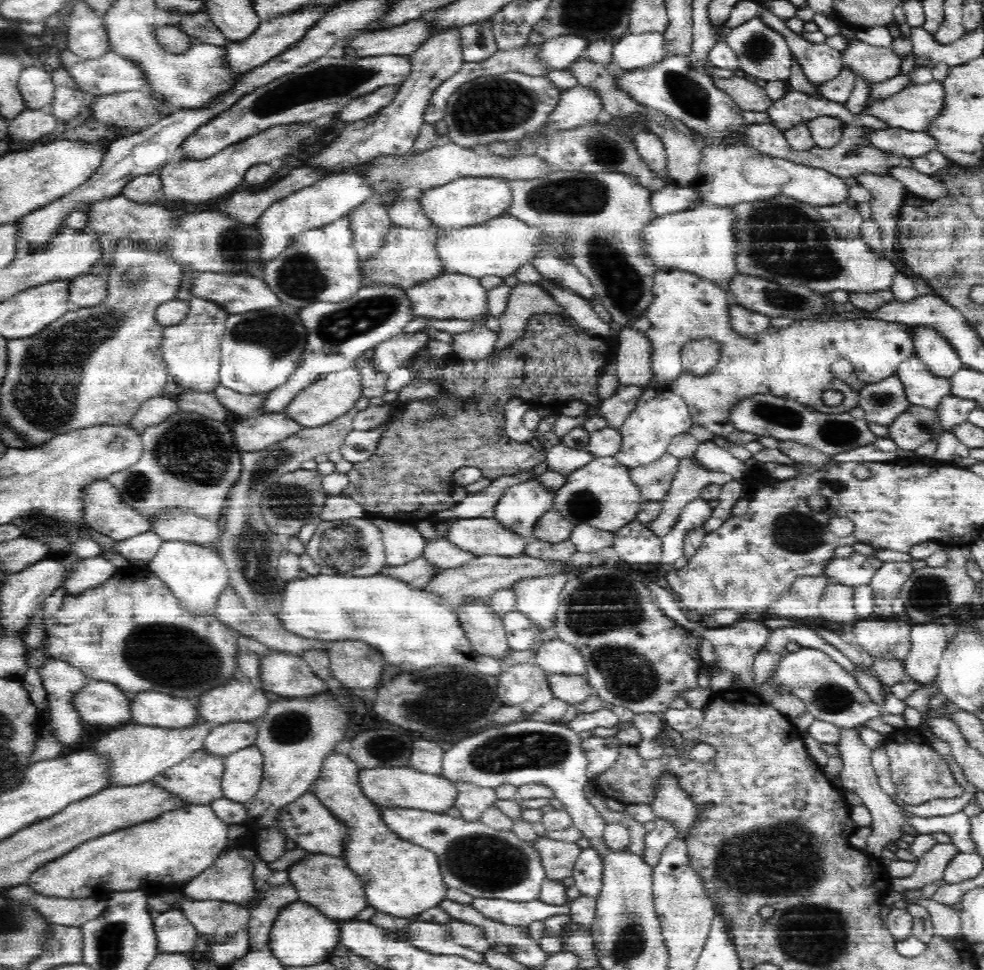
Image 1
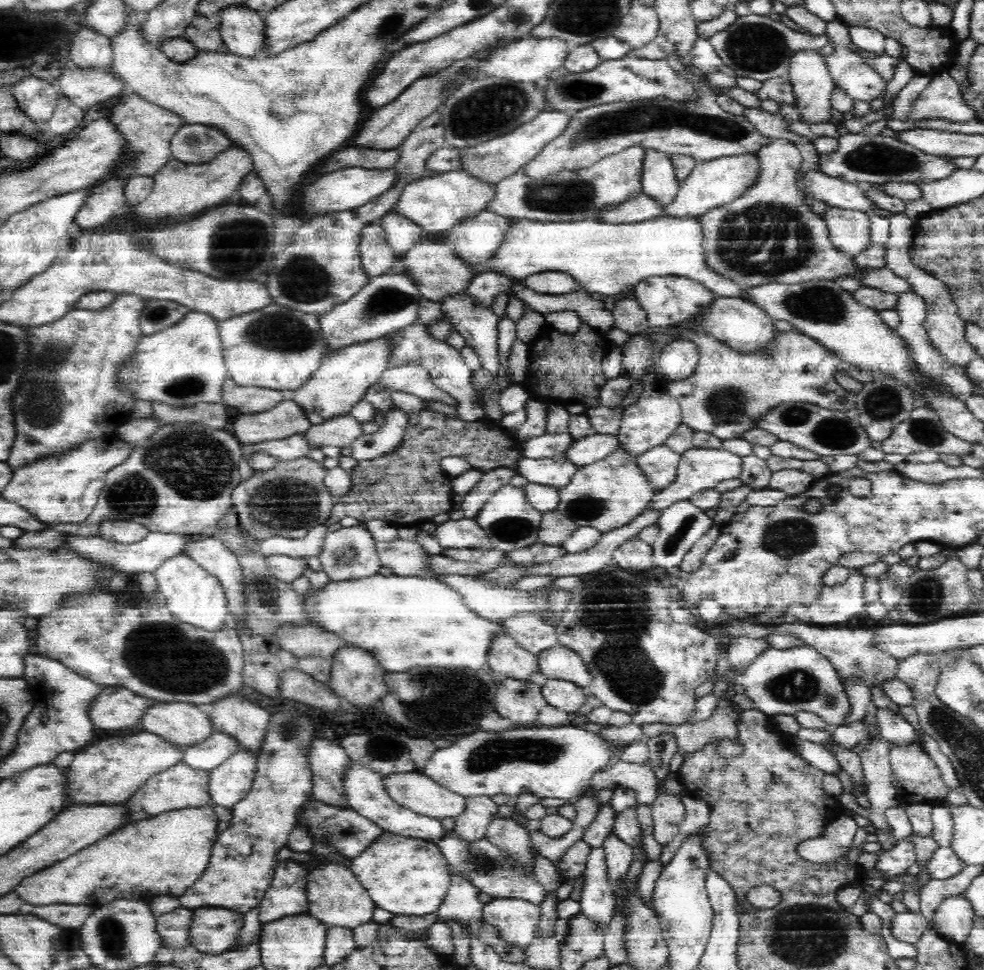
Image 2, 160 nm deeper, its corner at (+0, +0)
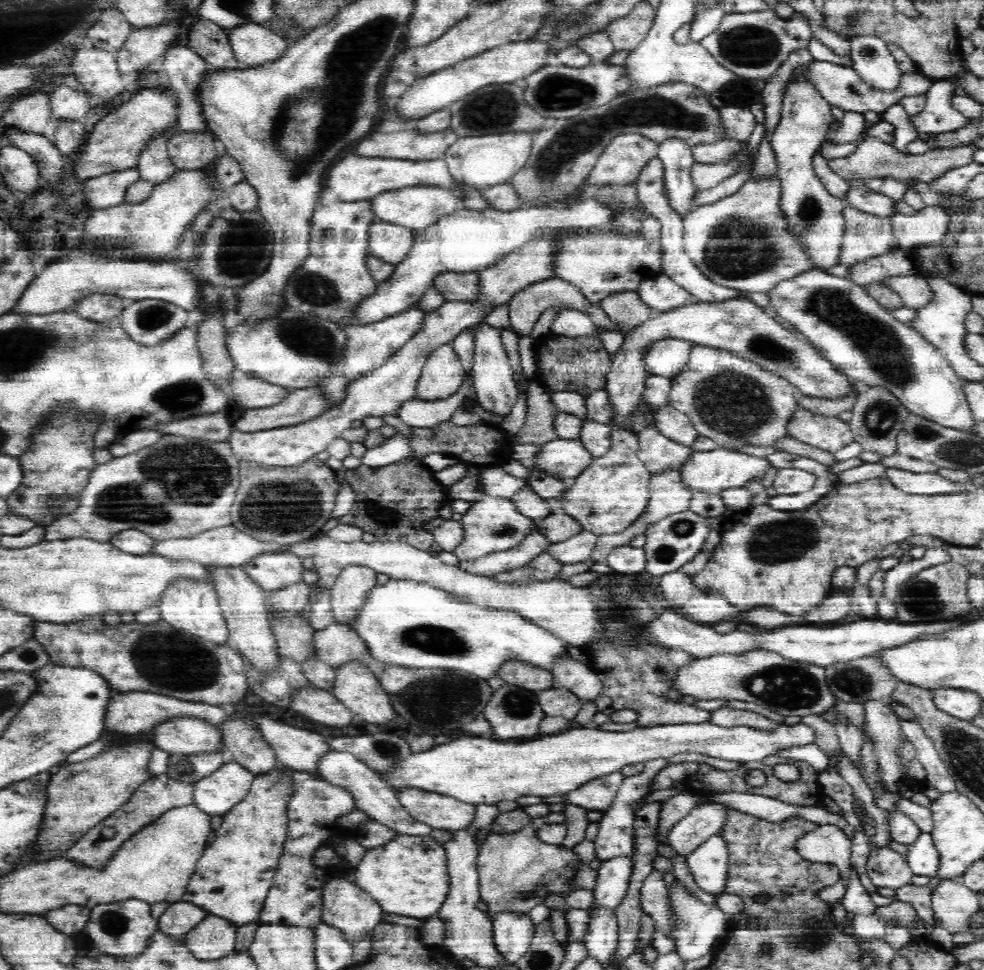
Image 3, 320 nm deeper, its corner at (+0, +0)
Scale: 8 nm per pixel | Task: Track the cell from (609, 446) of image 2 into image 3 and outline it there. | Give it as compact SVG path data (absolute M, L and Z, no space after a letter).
M556 438L545 443L538 456L525 465L528 469L543 470L548 476L571 482L592 462L592 455L579 439Z

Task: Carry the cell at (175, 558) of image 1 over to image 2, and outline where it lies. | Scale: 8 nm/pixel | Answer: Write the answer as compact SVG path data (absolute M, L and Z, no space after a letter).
M180 552L178 556L170 556L164 564L160 564L153 574L157 580L157 590L160 590L162 597L166 597L166 606L169 611L179 620L180 623L188 623L210 632L218 632L222 626L230 621L229 610L227 609L226 594L221 587L221 581L212 576L206 569L202 568L196 560L192 560L187 553Z

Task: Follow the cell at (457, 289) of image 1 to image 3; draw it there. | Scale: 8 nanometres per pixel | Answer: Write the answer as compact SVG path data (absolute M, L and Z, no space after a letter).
M480 322L477 327L474 348L474 367L470 382L473 384L472 395L475 402L486 412L506 416L511 410L516 400L518 400L519 389L514 381L513 370L509 364L507 353L502 341L502 329Z

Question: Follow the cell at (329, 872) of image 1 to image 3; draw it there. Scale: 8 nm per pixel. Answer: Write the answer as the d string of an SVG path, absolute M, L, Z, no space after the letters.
M346 877L332 878L322 888L322 921L324 924L339 929L346 941L352 945L357 941L373 938L373 931L382 920L382 908L370 893L362 890L352 879Z

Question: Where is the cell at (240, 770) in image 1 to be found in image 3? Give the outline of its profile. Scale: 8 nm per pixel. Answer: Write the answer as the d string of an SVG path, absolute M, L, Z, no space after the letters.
M236 761L224 763L211 775L197 780L194 807L212 815L226 815L247 796L255 774Z

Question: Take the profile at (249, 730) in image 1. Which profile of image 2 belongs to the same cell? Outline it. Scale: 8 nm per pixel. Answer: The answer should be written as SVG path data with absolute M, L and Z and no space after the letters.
M213 731L210 736L194 746L185 747L181 762L190 768L214 770L239 751L239 740L226 732Z

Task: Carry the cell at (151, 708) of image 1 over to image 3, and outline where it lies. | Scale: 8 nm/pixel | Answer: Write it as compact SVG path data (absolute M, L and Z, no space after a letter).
M180 716L164 720L152 732L154 745L171 754L218 752L224 749L220 728L201 717Z

